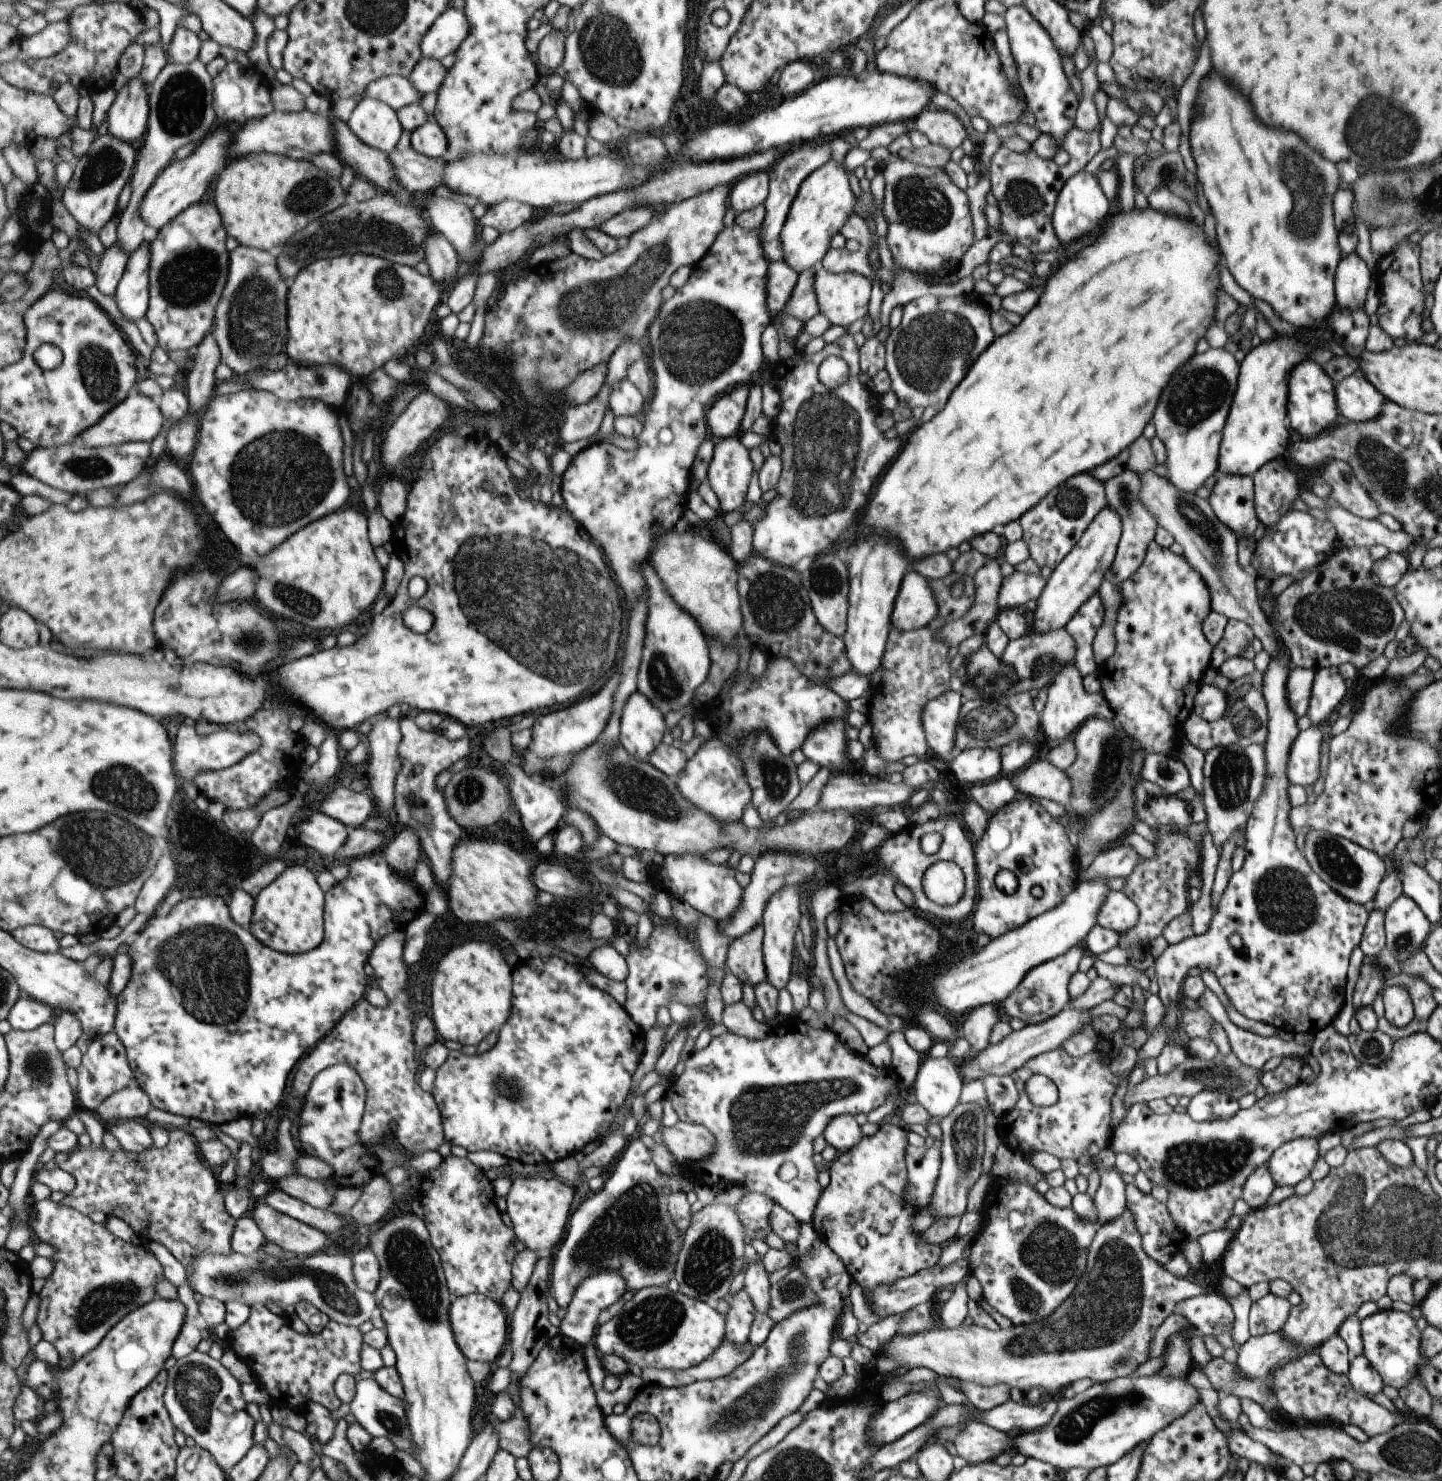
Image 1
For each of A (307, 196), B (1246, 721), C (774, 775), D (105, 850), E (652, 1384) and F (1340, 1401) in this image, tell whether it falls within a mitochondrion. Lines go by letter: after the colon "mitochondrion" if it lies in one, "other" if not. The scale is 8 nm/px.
A: mitochondrion
B: mitochondrion
C: mitochondrion
D: mitochondrion
E: other
F: other

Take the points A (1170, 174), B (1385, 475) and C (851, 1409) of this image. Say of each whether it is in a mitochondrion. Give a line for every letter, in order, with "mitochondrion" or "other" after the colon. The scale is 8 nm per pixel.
A: mitochondrion
B: mitochondrion
C: other

